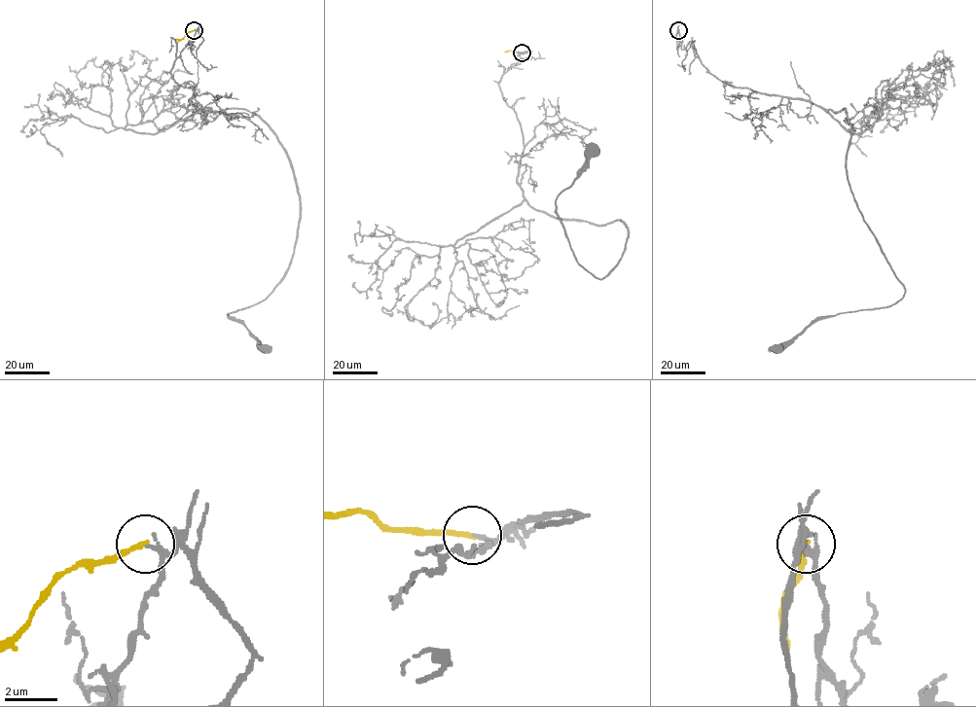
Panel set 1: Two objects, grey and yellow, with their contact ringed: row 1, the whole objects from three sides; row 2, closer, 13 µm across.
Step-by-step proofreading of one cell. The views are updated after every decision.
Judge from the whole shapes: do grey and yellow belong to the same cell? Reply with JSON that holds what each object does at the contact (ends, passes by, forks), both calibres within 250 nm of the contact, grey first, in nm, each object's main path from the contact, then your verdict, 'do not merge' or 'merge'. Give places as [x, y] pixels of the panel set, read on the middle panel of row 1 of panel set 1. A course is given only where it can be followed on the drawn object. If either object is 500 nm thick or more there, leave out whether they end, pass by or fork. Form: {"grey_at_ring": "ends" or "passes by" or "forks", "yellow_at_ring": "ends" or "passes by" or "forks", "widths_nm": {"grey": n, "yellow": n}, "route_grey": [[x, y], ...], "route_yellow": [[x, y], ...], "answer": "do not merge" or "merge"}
{"grey_at_ring": "forks", "yellow_at_ring": "ends", "widths_nm": {"grey": 110, "yellow": 190}, "route_grey": [[523, 53], [498, 83], [523, 135], [517, 183], [537, 210], [627, 227], [597, 279], [557, 212], [592, 152]], "route_yellow": [[523, 53], [504, 52]], "answer": "do not merge"}

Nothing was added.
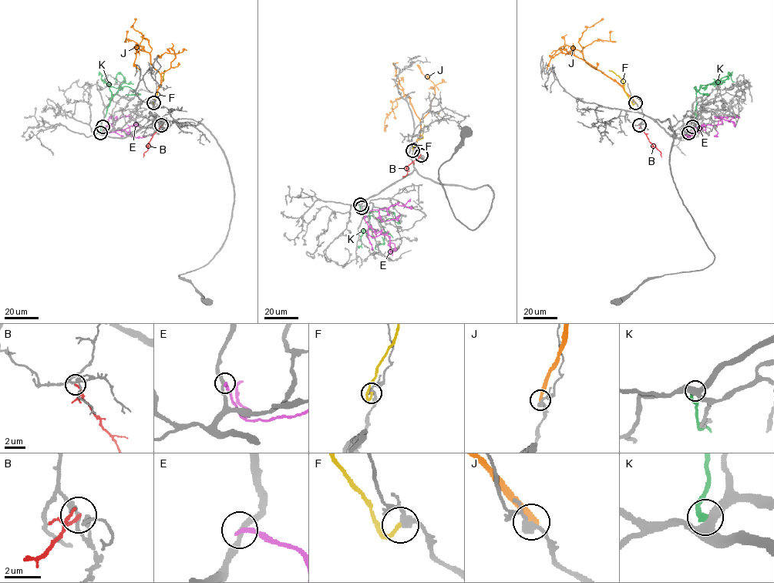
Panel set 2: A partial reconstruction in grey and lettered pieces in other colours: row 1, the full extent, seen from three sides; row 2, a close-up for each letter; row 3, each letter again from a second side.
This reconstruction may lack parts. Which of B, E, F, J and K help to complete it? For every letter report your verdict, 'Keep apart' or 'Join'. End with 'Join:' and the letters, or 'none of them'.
B: Keep apart
E: Keep apart
F: Join
J: Keep apart
K: Keep apart
Join: F

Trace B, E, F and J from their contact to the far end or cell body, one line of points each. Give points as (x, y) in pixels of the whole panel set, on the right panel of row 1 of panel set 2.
B: (640, 125), (648, 140), (661, 153), (661, 157)
E: (692, 126), (700, 132), (708, 124), (720, 124), (721, 121), (718, 116), (728, 121), (735, 116), (739, 117)
F: (634, 103), (626, 93), (622, 79), (609, 70)
J: (635, 102), (614, 80), (589, 65), (580, 52), (595, 41), (609, 41), (610, 33), (613, 31)

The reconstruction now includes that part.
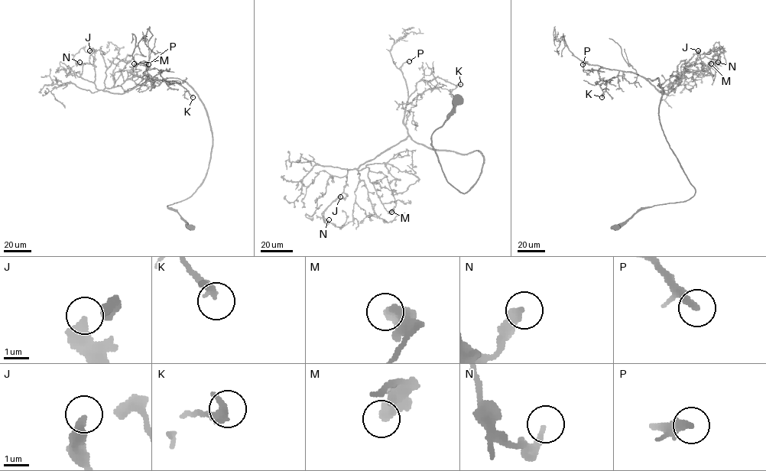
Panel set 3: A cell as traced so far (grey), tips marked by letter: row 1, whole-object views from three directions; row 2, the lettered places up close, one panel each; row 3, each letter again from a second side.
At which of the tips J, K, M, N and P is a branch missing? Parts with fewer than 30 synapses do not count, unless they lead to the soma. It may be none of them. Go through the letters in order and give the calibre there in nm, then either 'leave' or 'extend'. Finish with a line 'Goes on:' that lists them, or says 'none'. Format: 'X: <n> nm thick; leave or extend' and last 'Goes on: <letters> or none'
J: 300 nm thick; leave
K: 360 nm thick; leave
M: 500 nm thick; leave
N: 240 nm thick; leave
P: 240 nm thick; extend
Goes on: P

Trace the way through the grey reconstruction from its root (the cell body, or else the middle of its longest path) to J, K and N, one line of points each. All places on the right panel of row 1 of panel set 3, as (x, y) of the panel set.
J: (616, 227), (641, 208), (695, 193), (661, 128), (659, 79), (647, 79), (673, 91), (698, 50)
K: (616, 227), (641, 208), (684, 202), (695, 190), (661, 128), (658, 78), (600, 68), (596, 82), (602, 97)
N: (616, 227), (641, 208), (695, 191), (661, 128), (659, 79), (647, 79), (666, 93), (688, 66), (718, 62)

